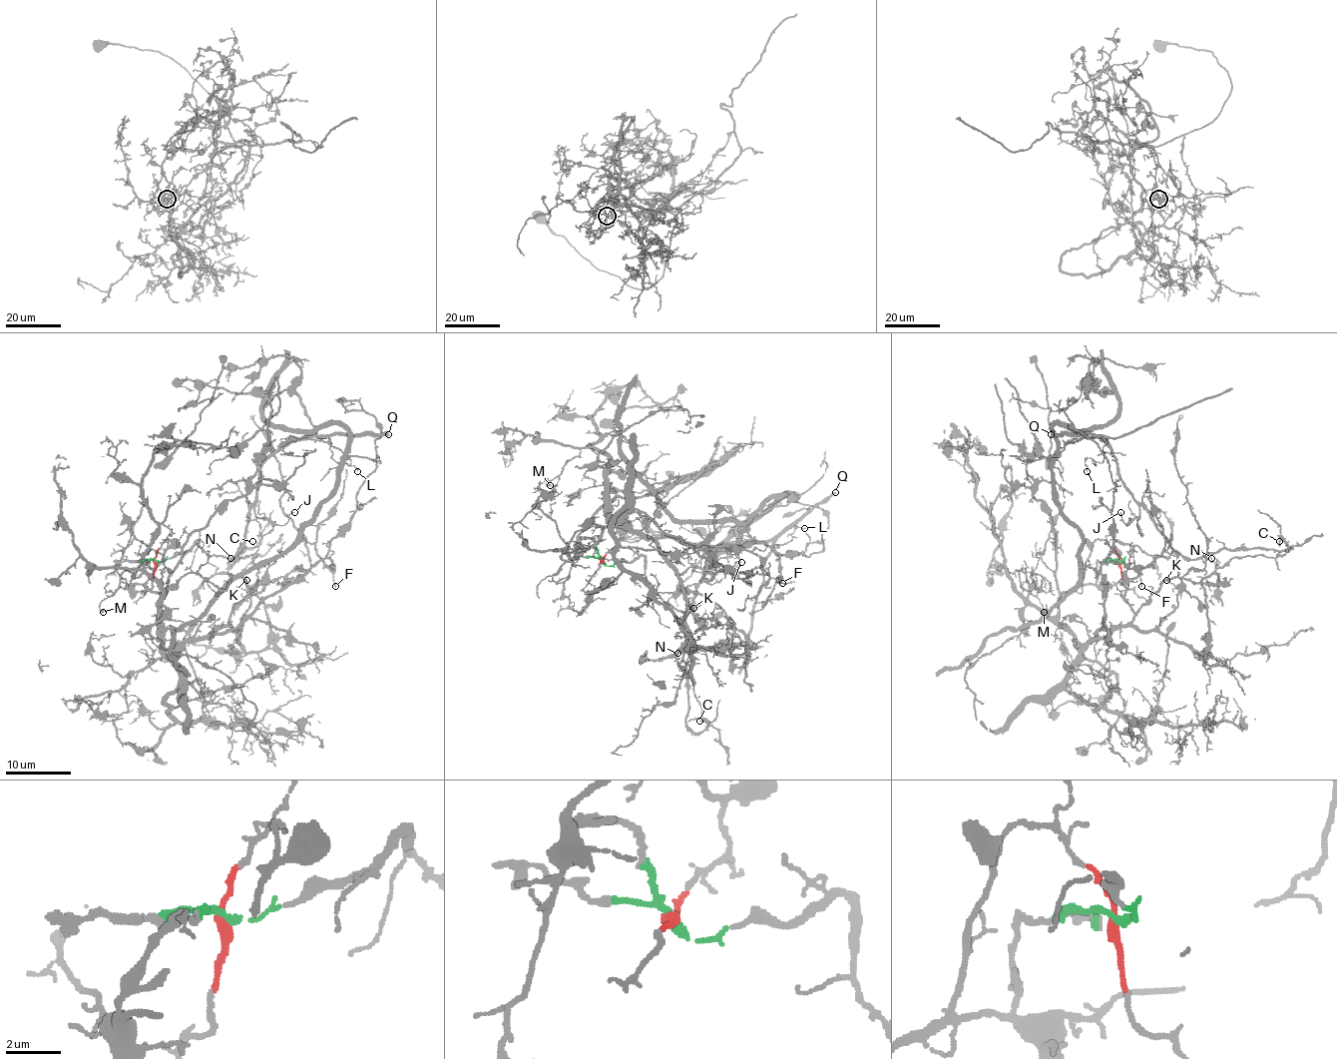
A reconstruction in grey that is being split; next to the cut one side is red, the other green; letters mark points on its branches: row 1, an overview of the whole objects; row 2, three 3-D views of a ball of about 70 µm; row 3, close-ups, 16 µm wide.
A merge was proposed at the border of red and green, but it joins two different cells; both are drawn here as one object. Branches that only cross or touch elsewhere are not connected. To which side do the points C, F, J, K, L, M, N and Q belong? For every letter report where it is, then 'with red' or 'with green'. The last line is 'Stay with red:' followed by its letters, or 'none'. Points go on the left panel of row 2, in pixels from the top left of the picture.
C: place (252, 541); with green
F: place (335, 586); with red
J: place (294, 512); with green
K: place (246, 580); with red
L: place (357, 471); with green
M: place (103, 612); with red
N: place (230, 558); with red
Q: place (388, 434); with green
Stay with red: F, K, M, N

